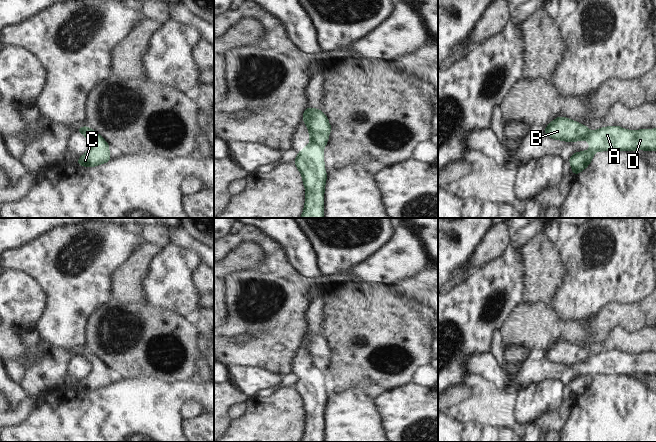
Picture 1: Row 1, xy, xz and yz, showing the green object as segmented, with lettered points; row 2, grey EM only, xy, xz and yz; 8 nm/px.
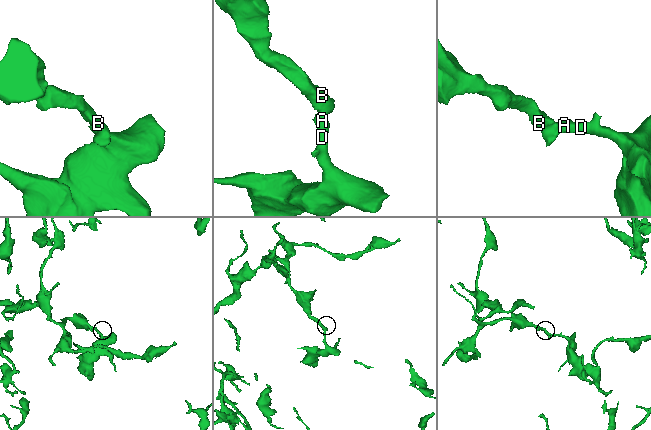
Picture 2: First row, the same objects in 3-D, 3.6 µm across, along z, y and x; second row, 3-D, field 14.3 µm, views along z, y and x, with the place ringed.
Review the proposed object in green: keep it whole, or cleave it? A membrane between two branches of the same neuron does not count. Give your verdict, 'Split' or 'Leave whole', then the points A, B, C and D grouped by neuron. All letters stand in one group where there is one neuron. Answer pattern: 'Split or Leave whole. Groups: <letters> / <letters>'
Split. Groups: A D / B C.

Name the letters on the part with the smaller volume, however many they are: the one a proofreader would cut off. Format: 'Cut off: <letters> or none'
Cut off: A, D

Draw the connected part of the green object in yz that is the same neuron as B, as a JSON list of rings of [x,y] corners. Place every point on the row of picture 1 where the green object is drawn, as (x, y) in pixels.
[[[559,116],[548,124],[543,133],[546,133],[552,139],[564,140],[570,143],[587,139],[589,129],[583,124]]]

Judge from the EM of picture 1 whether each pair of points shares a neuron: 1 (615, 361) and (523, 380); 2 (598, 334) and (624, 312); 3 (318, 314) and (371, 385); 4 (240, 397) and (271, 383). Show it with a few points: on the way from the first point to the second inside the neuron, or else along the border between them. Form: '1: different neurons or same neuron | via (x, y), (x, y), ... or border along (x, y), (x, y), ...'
1: same neuron | via (592, 367), (571, 372), (546, 372)
2: same neuron | via (604, 328), (618, 315)
3: different neurons | border along (324, 297), (322, 303), (322, 329), (319, 332)
4: different neurons | border along (228, 380), (247, 396)

